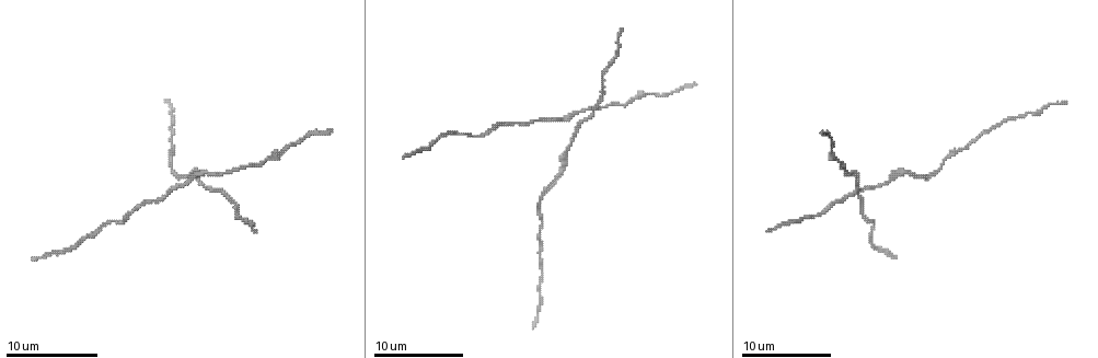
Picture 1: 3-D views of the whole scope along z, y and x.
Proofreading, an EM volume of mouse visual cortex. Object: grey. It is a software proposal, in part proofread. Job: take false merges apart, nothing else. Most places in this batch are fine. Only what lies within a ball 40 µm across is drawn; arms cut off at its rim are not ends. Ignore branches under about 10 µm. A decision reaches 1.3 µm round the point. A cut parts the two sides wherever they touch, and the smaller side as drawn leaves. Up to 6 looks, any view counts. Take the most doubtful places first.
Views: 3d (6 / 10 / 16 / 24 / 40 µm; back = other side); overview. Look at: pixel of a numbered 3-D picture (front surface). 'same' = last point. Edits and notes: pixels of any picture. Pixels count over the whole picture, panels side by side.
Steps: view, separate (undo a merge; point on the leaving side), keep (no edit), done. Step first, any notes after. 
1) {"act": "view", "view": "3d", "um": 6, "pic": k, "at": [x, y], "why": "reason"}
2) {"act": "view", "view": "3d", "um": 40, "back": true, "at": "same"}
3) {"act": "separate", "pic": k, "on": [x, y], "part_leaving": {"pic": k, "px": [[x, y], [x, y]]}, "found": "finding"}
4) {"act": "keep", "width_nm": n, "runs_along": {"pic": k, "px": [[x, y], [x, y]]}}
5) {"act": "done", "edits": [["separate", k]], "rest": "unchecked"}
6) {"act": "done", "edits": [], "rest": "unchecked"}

{"act": "view", "view": "3d", "um": 6, "pic": 1, "at": [577, 126]}

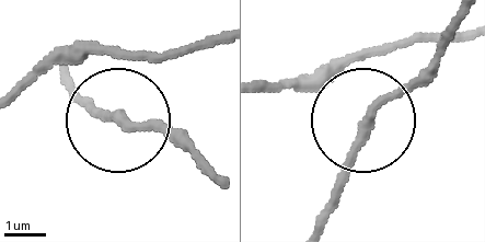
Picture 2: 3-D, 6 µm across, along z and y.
{"act": "keep", "side_arm_um": 15, "runs_along": {"pic": 2, "px": [[345, 184], [366, 125], [436, 55]]}, "found": "one neuron here"}

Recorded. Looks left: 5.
{"act": "view", "view": "3d", "um": 10, "pic": 1, "at": [837, 158], "why": "thick turns thin"}

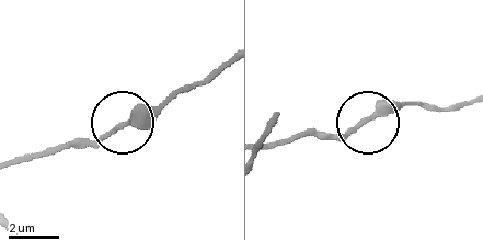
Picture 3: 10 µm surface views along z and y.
{"act": "view", "view": "3d", "um": 10, "back": true, "pic": 3, "at": [364, 121]}

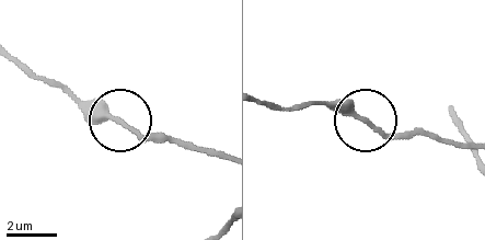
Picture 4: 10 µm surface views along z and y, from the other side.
{"act": "keep", "found": "one neuron here"}

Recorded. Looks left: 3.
{"act": "view", "view": "3d", "um": 10, "pic": 1, "at": [542, 224], "why": "calibre changes"}

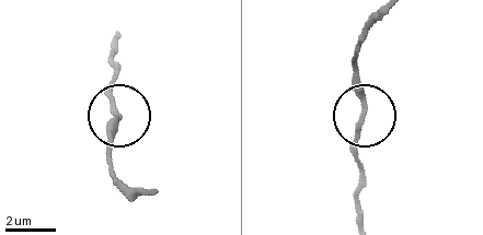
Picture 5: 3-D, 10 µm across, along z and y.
{"act": "keep", "runs_along": {"pic": 5, "px": [[382, 12], [357, 54], [364, 112], [357, 166]]}, "found": "continuous, no second neuron"}

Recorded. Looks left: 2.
{"act": "done", "edits": [], "rest": "unchecked"}

